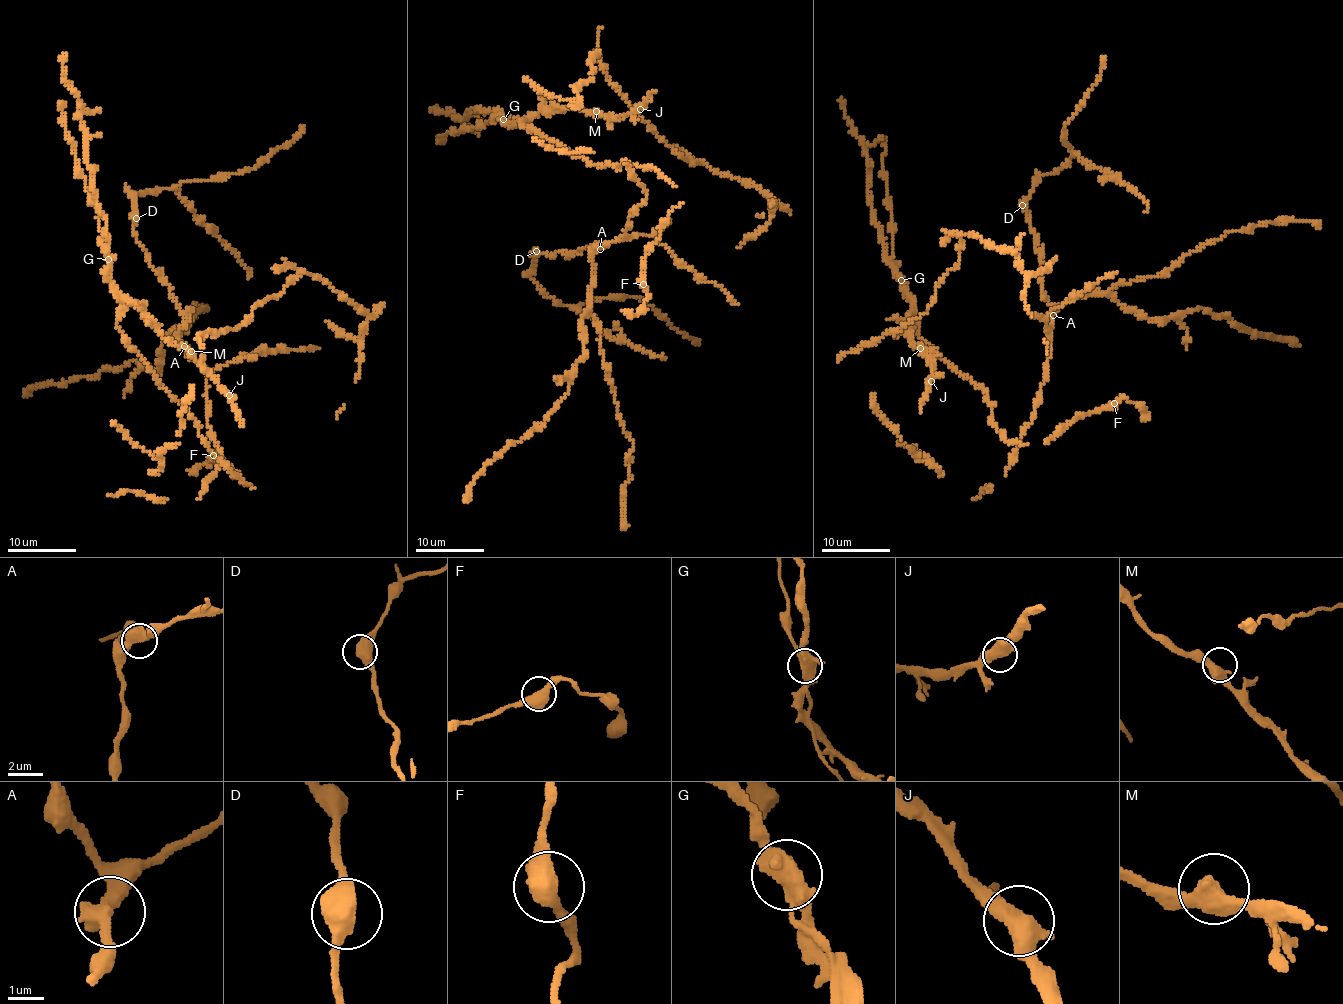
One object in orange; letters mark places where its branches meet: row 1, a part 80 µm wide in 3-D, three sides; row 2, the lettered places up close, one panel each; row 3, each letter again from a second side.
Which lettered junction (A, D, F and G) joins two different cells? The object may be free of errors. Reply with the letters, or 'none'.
none

